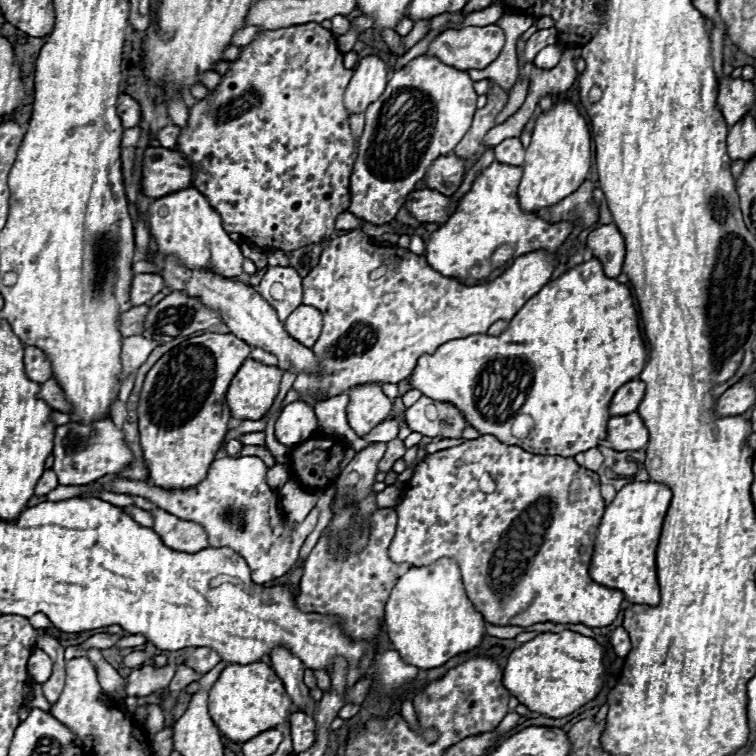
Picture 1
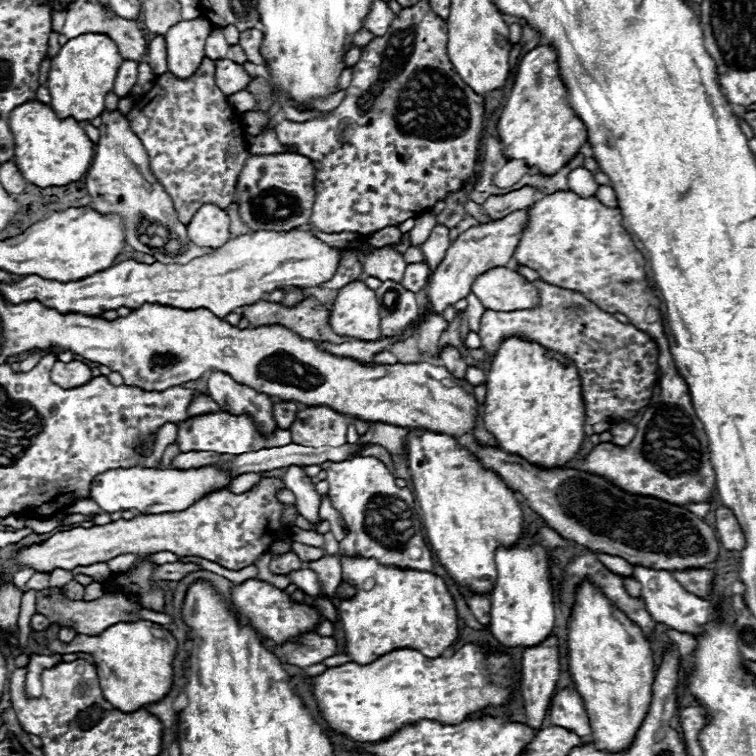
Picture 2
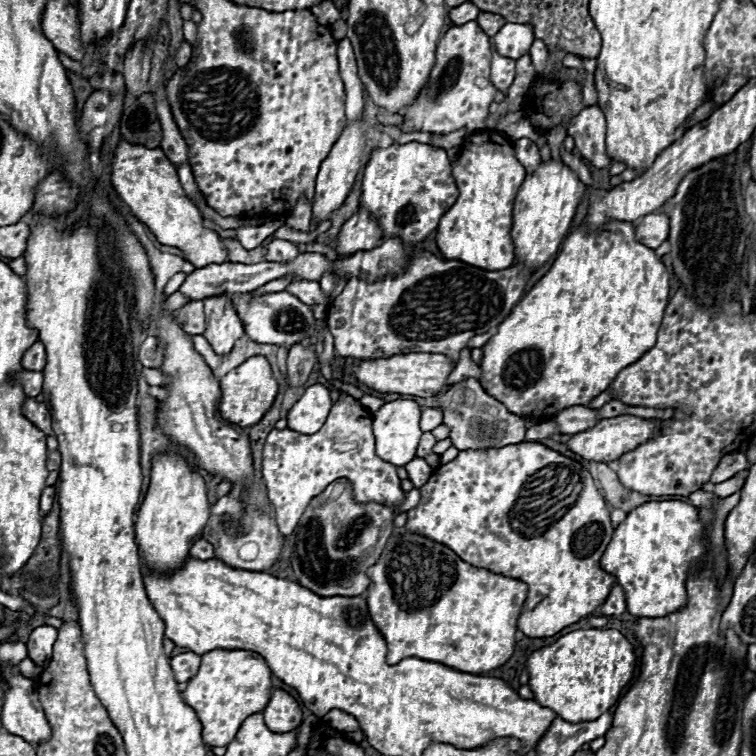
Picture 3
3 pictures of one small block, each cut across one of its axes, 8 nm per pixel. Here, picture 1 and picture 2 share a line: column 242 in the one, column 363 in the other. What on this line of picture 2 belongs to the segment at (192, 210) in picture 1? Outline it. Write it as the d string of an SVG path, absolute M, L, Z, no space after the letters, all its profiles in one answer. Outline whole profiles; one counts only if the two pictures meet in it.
M384 246L380 250L374 250L370 256L360 256L358 258L364 262L364 274L374 276L378 280L392 280L400 282L404 278L406 262L402 254L398 254L392 246Z

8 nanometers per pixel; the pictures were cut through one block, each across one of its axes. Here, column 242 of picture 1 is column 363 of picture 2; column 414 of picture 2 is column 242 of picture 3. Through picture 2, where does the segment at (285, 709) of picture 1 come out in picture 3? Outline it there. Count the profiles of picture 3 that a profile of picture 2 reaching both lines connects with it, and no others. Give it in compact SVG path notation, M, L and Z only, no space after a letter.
M210 650L206 654L202 654L202 664L198 668L198 672L188 680L186 690L182 692L182 698L188 706L192 706L202 722L202 740L216 748L216 746L228 746L228 742L232 742L232 738L236 736L236 730L240 728L240 722L244 722L244 718L262 712L264 706L268 706L270 702L270 694L272 694L272 672L266 666L266 662L250 650Z

